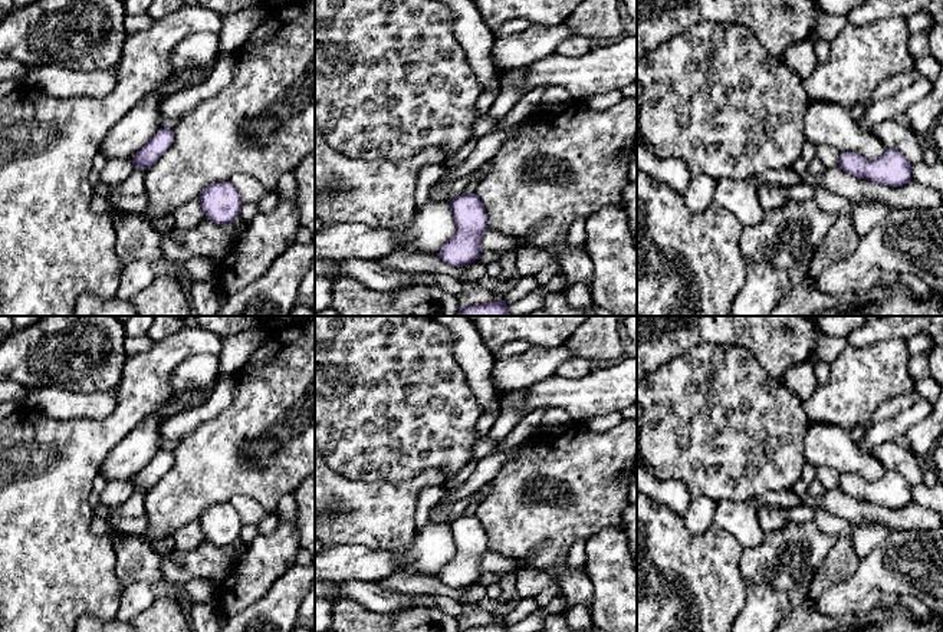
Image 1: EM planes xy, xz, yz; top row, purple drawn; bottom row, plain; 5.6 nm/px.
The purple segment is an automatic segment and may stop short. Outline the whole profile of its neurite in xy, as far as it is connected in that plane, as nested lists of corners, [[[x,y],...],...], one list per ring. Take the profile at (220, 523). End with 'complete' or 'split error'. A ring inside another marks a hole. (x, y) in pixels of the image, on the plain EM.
[[[221,503],[207,507],[198,524],[207,542],[226,547],[239,539],[243,521],[230,503]]]; complete

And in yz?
[[[886,471],[878,481],[873,483],[858,474],[840,474],[838,488],[852,498],[883,508],[903,508],[911,503],[911,485],[896,471]]]; complete

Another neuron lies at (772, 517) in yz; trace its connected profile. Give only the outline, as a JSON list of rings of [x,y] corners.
[[[765,503],[756,511],[763,533],[782,530],[791,523],[786,508],[778,504]]]

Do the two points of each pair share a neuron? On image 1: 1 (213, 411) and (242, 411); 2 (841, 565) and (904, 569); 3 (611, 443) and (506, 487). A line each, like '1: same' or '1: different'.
1: different
2: different
3: same

